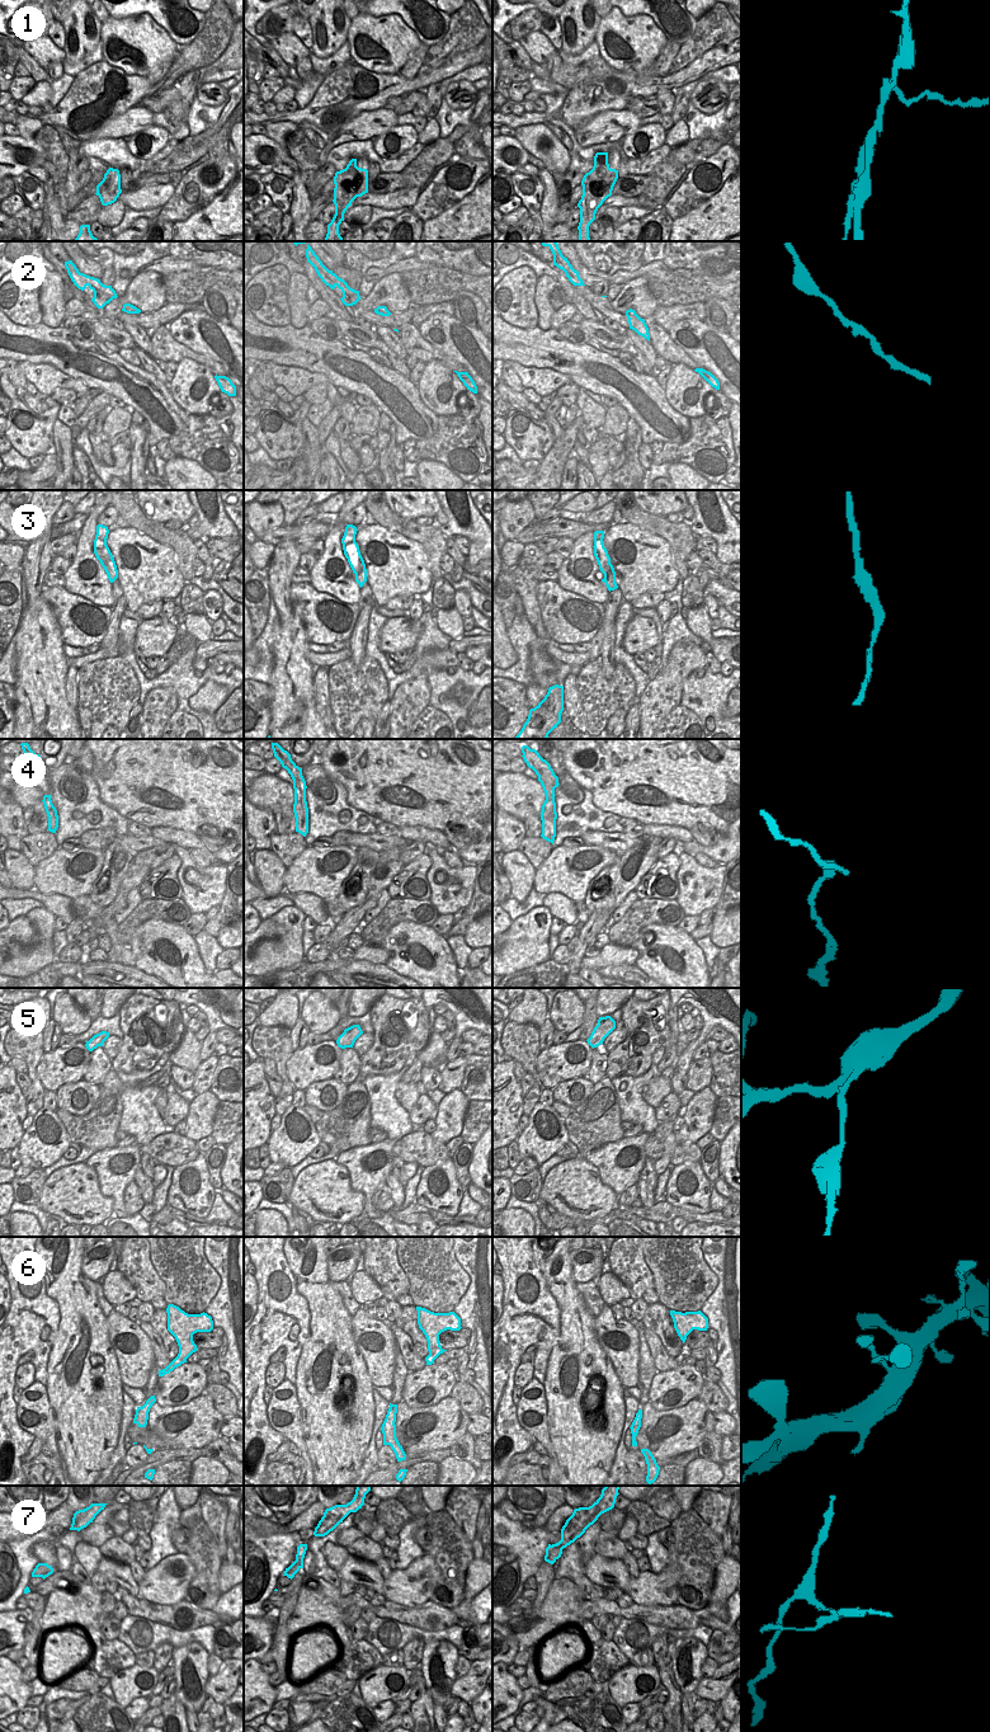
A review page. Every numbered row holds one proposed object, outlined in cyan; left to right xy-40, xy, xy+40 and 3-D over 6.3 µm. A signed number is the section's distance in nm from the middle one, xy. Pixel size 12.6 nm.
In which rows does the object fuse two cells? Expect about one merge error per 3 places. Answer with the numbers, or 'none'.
1, 4, 7

